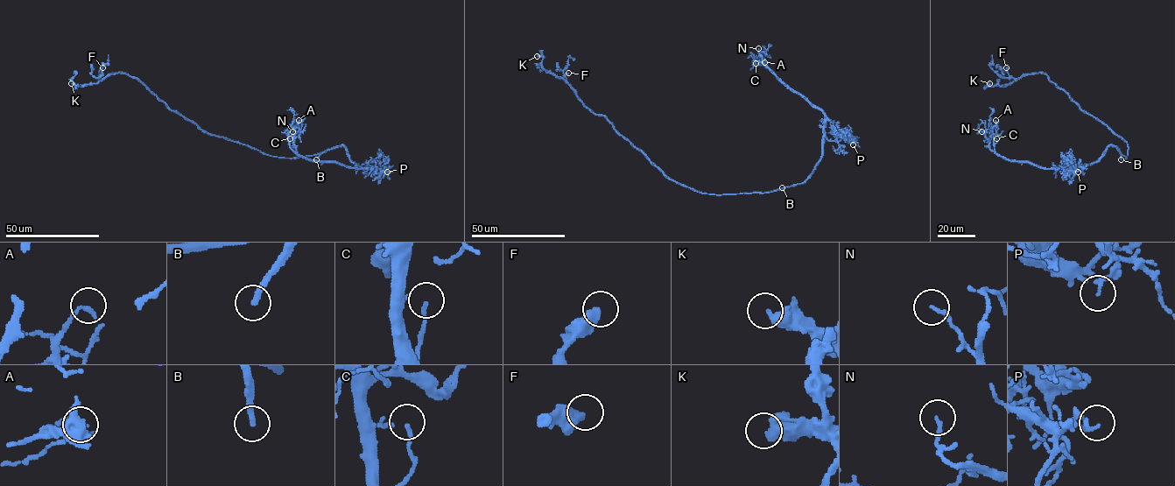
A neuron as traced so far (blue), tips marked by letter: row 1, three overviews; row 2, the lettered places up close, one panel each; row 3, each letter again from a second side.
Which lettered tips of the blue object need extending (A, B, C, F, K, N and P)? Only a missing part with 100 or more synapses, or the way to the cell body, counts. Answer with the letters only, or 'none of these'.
B

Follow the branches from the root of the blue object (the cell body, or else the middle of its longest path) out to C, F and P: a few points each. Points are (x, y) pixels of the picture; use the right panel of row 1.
C: (1127, 156), (1126, 158), (1116, 147), (1108, 146), (1091, 164), (1044, 168), (999, 156), (994, 149), (996, 138)
F: (1127, 156), (1128, 146), (1122, 138), (1084, 112), (1044, 73), (1023, 73), (1015, 79), (1009, 74), (1006, 67)
P: (1127, 156), (1126, 158), (1116, 147), (1108, 146), (1091, 164), (1053, 168), (1067, 168), (1078, 172)

